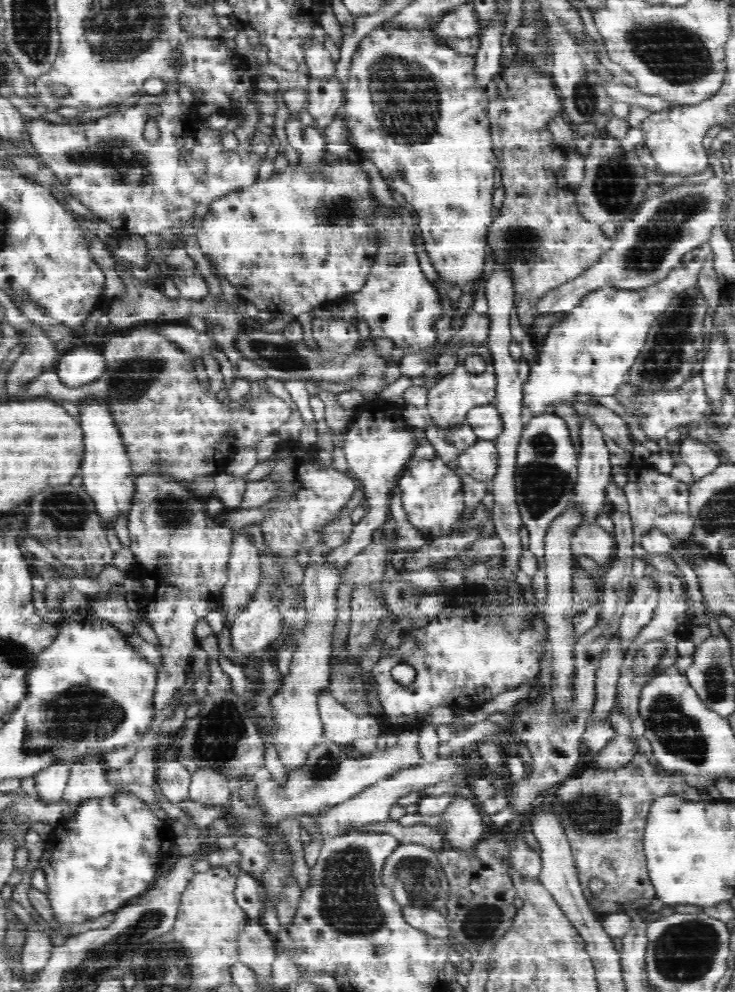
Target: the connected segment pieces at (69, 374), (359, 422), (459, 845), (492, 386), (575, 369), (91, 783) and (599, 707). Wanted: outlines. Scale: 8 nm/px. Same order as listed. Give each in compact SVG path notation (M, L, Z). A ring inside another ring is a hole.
M78 344L63 352L55 367L60 380L66 386L74 388L98 380L104 365L100 348L96 348L96 346L84 348L84 345Z
M364 401L354 410L354 419L351 421L350 430L346 432L343 452L349 468L355 473L359 485L365 490L369 509L360 522L353 526L353 531L345 544L335 549L325 550L326 561L341 570L372 542L372 534L385 522L389 511L390 490L394 488L394 481L399 480L406 471L405 464L411 462L412 452L418 444L413 436L415 427L404 422L401 410L401 406L382 401Z
M456 796L449 803L441 816L446 826L442 833L447 847L464 853L475 849L484 831L481 811L474 798Z
M459 343L457 355L459 361L456 368L445 376L438 378L434 386L428 387L428 400L424 407L424 413L432 420L440 430L446 432L446 427L451 423L462 424L465 422L470 408L475 405L493 403L497 392L497 376L493 365L493 357L487 344L474 345L473 343ZM472 354L479 354L486 361L486 370L482 374L474 374L468 371L464 360Z
M705 242L686 252L664 280L656 281L647 288L605 287L586 294L581 304L565 313L565 317L548 331L539 347L537 360L529 366L528 380L523 382L526 421L546 412L548 406L569 403L570 398L578 394L616 394L618 386L626 382L624 376L644 348L646 336L656 318L666 312L680 294L696 288L700 270L711 254L712 247Z
M90 756L73 763L63 799L75 805L91 797L110 796L115 789L106 781L107 771L102 756Z
M615 634L607 642L606 651L600 657L595 681L596 704L594 704L594 710L592 710L592 716L590 716L589 721L605 722L615 708L619 692L619 677L621 676L621 668L626 653L622 638Z

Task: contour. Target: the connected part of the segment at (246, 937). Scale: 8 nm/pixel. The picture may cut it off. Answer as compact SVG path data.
M250 919L238 934L240 962L260 975L272 976L272 964L276 960L277 946L274 939L259 920Z

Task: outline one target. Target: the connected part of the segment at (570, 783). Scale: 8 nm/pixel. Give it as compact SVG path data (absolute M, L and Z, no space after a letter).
M635 753L628 765L620 770L584 770L578 778L568 778L562 784L558 784L552 791L551 812L557 816L563 834L570 843L577 875L583 888L584 896L591 899L594 896L588 884L592 878L600 878L604 882L604 888L596 893L598 900L617 901L618 904L638 900L638 898L655 898L654 885L651 883L647 869L647 858L643 848L643 834L645 832L647 813L656 798L660 796L679 796L686 798L688 784L684 782L682 773L667 773L657 768L643 753Z

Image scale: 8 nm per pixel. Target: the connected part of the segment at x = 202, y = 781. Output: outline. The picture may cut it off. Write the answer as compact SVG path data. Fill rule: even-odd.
M198 769L192 776L188 799L206 806L225 804L233 794L233 783L212 769Z

